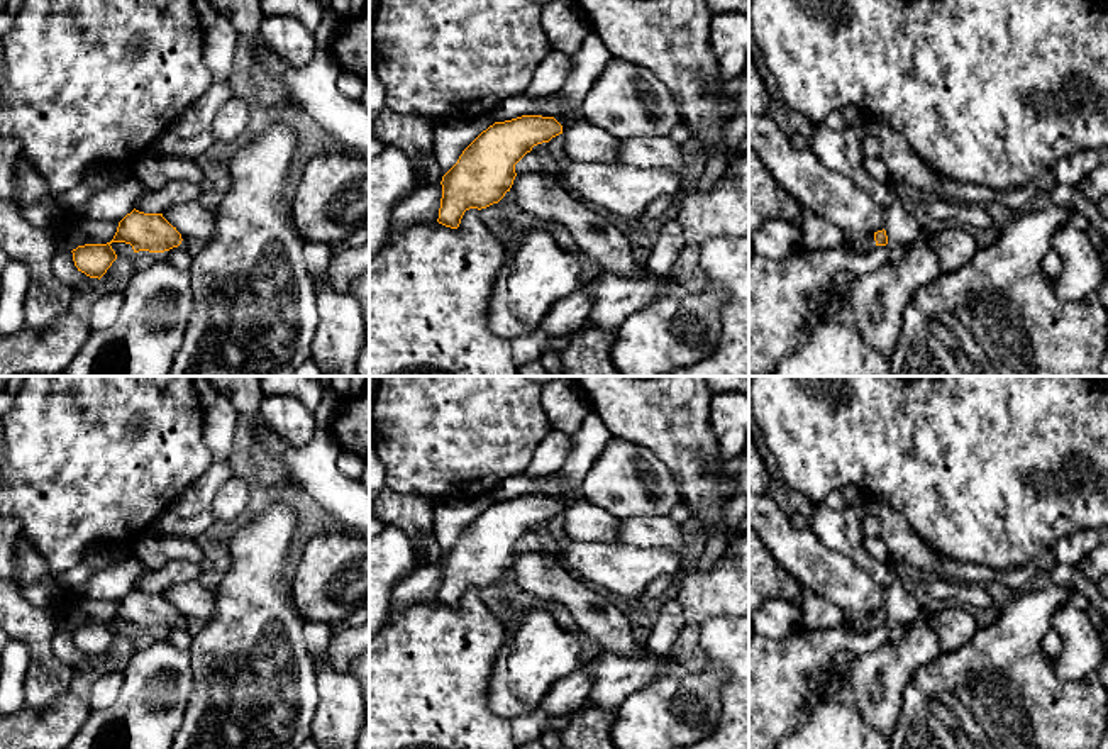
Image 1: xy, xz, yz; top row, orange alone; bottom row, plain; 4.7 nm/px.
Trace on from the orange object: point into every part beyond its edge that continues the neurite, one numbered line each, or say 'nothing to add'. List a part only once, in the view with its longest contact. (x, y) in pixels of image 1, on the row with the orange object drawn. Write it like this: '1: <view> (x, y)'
1: yz (866, 244)

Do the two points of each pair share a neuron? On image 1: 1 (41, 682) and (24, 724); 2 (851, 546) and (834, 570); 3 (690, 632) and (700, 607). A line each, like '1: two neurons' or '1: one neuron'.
1: two neurons
2: two neurons
3: two neurons

